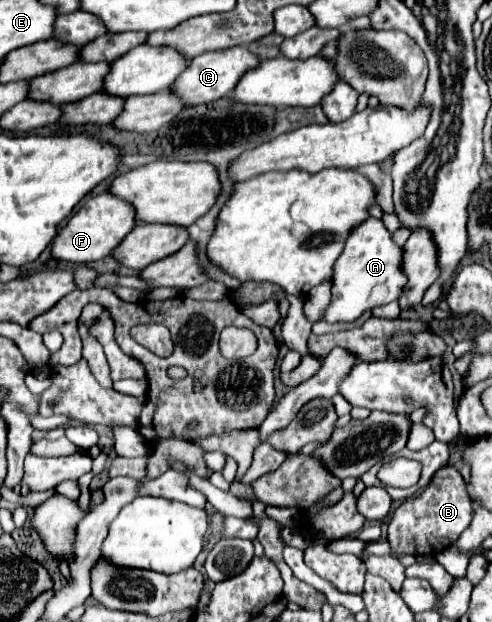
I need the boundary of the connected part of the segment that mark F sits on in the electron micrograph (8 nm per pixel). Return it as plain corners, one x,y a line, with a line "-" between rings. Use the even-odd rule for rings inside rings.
104,192
90,200
86,200
66,222
66,226
52,240
52,260
56,262
72,262
72,264
88,264
102,260
122,242
122,238
134,228
134,212
130,204
124,200
116,200
112,194

